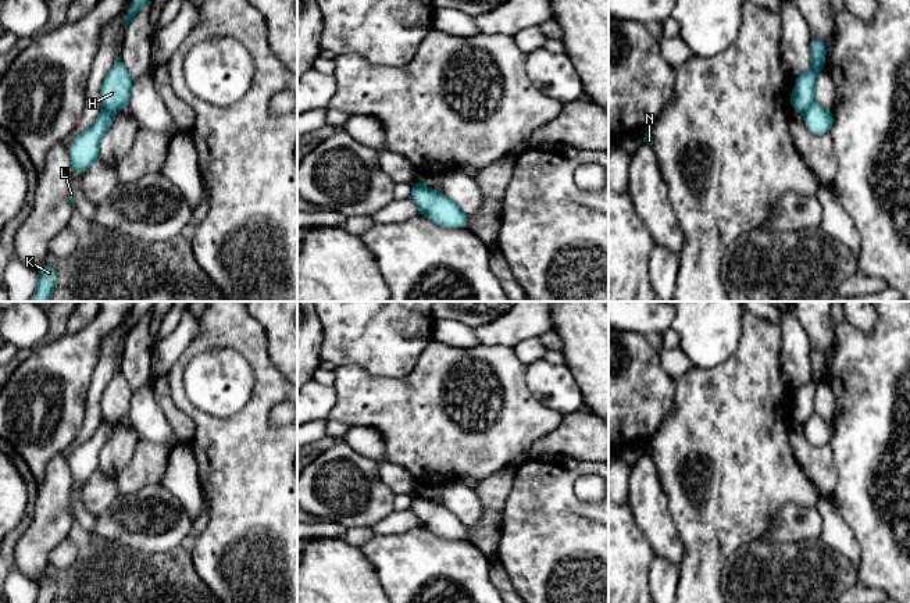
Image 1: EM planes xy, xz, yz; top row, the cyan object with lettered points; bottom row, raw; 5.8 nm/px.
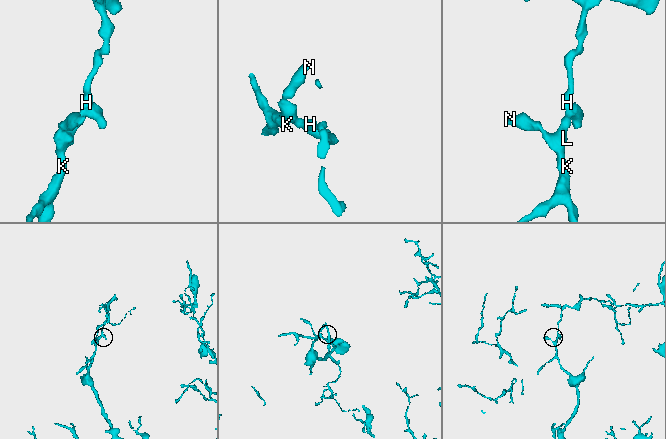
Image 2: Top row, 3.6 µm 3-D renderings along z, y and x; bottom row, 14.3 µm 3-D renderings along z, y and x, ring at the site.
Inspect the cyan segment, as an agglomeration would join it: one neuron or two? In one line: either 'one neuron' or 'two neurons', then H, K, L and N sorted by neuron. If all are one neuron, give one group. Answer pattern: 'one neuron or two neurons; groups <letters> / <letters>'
two neurons; groups H / K L N

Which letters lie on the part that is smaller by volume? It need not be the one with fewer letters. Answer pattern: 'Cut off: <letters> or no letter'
Cut off: H

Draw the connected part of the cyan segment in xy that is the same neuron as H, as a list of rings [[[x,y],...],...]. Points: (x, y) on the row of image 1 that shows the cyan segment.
[[[118,57],[100,89],[101,106],[110,111],[126,108],[133,79]]]

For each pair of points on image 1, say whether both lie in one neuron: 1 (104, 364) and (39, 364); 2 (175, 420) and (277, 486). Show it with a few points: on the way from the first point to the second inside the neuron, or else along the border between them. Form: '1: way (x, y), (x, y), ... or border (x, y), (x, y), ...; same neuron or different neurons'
1: border (107, 334), (103, 338), (86, 396); different neurons
2: border (175, 403), (195, 424), (191, 443); different neurons

